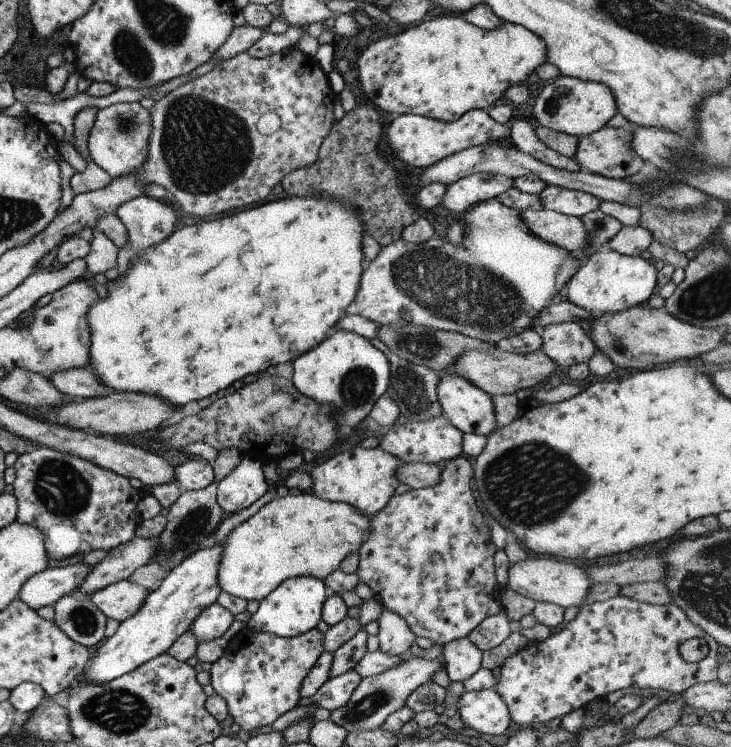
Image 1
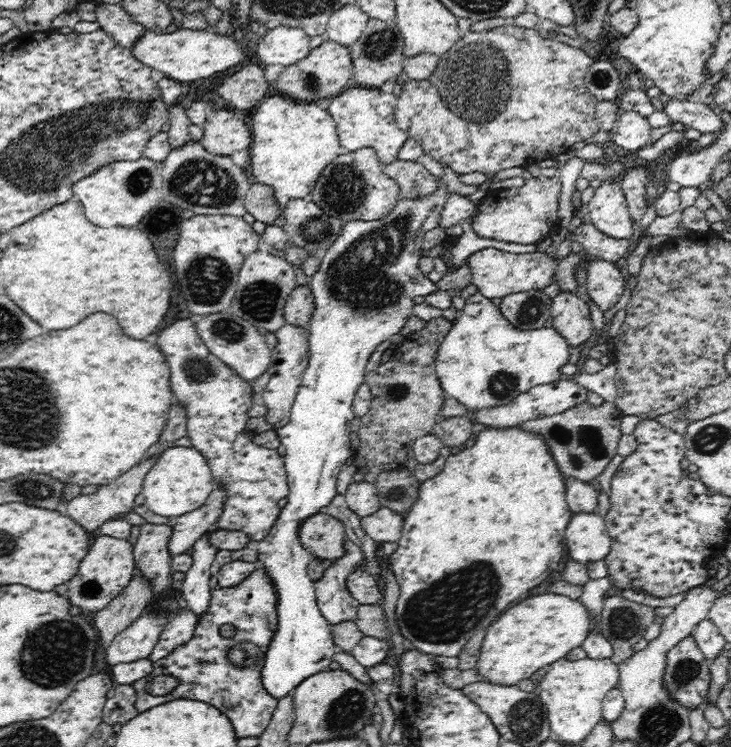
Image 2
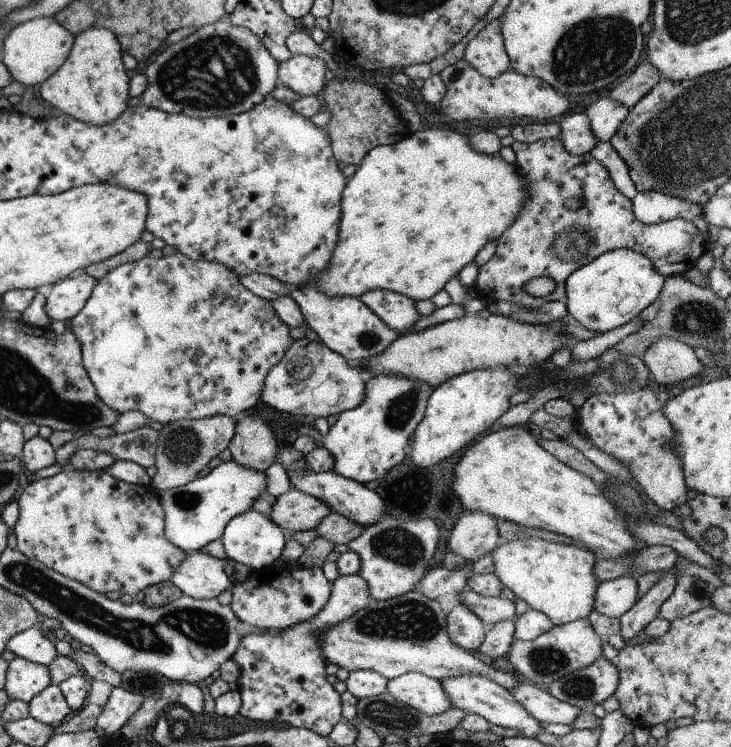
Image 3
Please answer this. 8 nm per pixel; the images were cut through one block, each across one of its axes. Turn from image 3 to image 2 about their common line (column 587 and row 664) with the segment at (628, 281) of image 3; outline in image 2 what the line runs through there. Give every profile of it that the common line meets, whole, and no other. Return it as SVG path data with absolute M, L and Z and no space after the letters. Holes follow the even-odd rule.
M442 180L438 182L438 190L432 196L414 200L401 198L390 214L382 220L350 220L343 223L338 238L327 248L318 272L310 277L308 287L313 294L314 310L306 326L308 364L291 406L288 423L277 430L281 444L286 448L283 460L289 494L285 497L286 506L279 510L274 526L266 538L248 545L252 550L256 550L257 561L262 563L278 597L277 627L270 637L261 668L262 688L276 700L286 698L306 678L326 671L328 665L334 662L334 654L338 651L333 643L332 626L318 609L315 582L308 574L308 566L314 556L302 546L299 531L304 520L328 507L337 496L336 482L341 468L348 460L354 458L352 440L349 437L355 417L352 402L357 388L365 383L366 366L370 356L384 340L388 340L392 334L398 334L408 317L413 315L415 304L412 298L430 296L438 290L436 283L422 274L418 267L418 260L421 258L419 250L423 248L424 233L440 224L442 207L448 197Z

